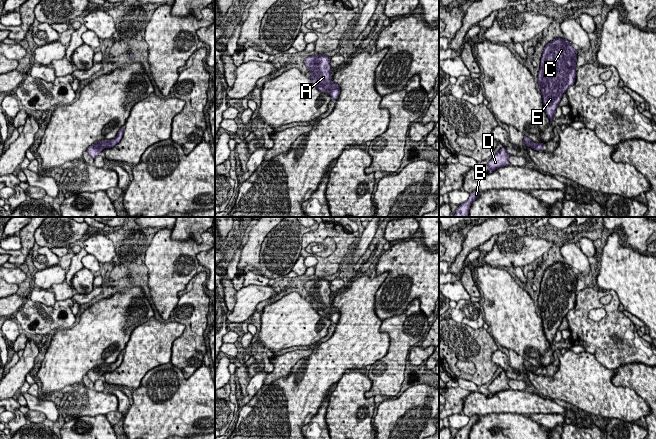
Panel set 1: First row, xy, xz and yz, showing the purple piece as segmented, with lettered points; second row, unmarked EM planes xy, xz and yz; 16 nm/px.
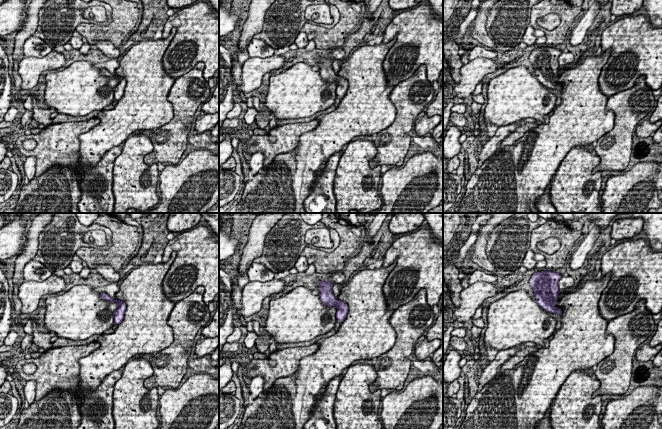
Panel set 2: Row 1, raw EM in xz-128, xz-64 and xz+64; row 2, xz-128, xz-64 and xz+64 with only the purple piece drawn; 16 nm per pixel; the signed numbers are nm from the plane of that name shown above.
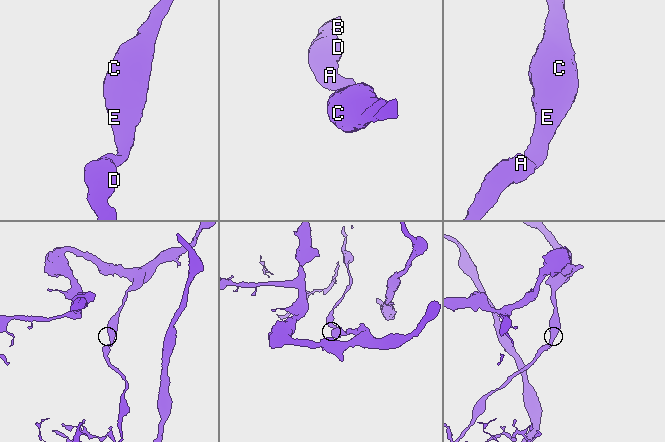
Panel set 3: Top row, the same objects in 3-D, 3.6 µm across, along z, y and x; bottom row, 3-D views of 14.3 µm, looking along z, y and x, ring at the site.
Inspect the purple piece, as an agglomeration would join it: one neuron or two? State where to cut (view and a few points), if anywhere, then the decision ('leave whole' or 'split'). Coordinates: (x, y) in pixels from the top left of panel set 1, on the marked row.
cut none; leave whole

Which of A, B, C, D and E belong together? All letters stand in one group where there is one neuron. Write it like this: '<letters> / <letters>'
A B C D E

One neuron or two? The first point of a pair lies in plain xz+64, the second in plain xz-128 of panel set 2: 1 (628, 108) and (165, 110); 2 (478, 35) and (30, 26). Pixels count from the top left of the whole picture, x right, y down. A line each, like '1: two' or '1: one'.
1: two
2: one

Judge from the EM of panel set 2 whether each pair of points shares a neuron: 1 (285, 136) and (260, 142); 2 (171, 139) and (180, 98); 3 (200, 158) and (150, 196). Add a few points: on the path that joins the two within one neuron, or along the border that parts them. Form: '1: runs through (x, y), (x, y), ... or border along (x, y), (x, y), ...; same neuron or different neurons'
1: runs through (279, 142), (276, 145), (266, 145); same neuron
2: runs through (177, 129), (180, 125), (180, 108); same neuron
3: border along (159, 194), (160, 200); different neurons

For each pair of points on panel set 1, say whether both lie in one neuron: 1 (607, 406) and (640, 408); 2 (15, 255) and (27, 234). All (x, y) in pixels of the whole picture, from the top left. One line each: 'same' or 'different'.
1: same
2: same

